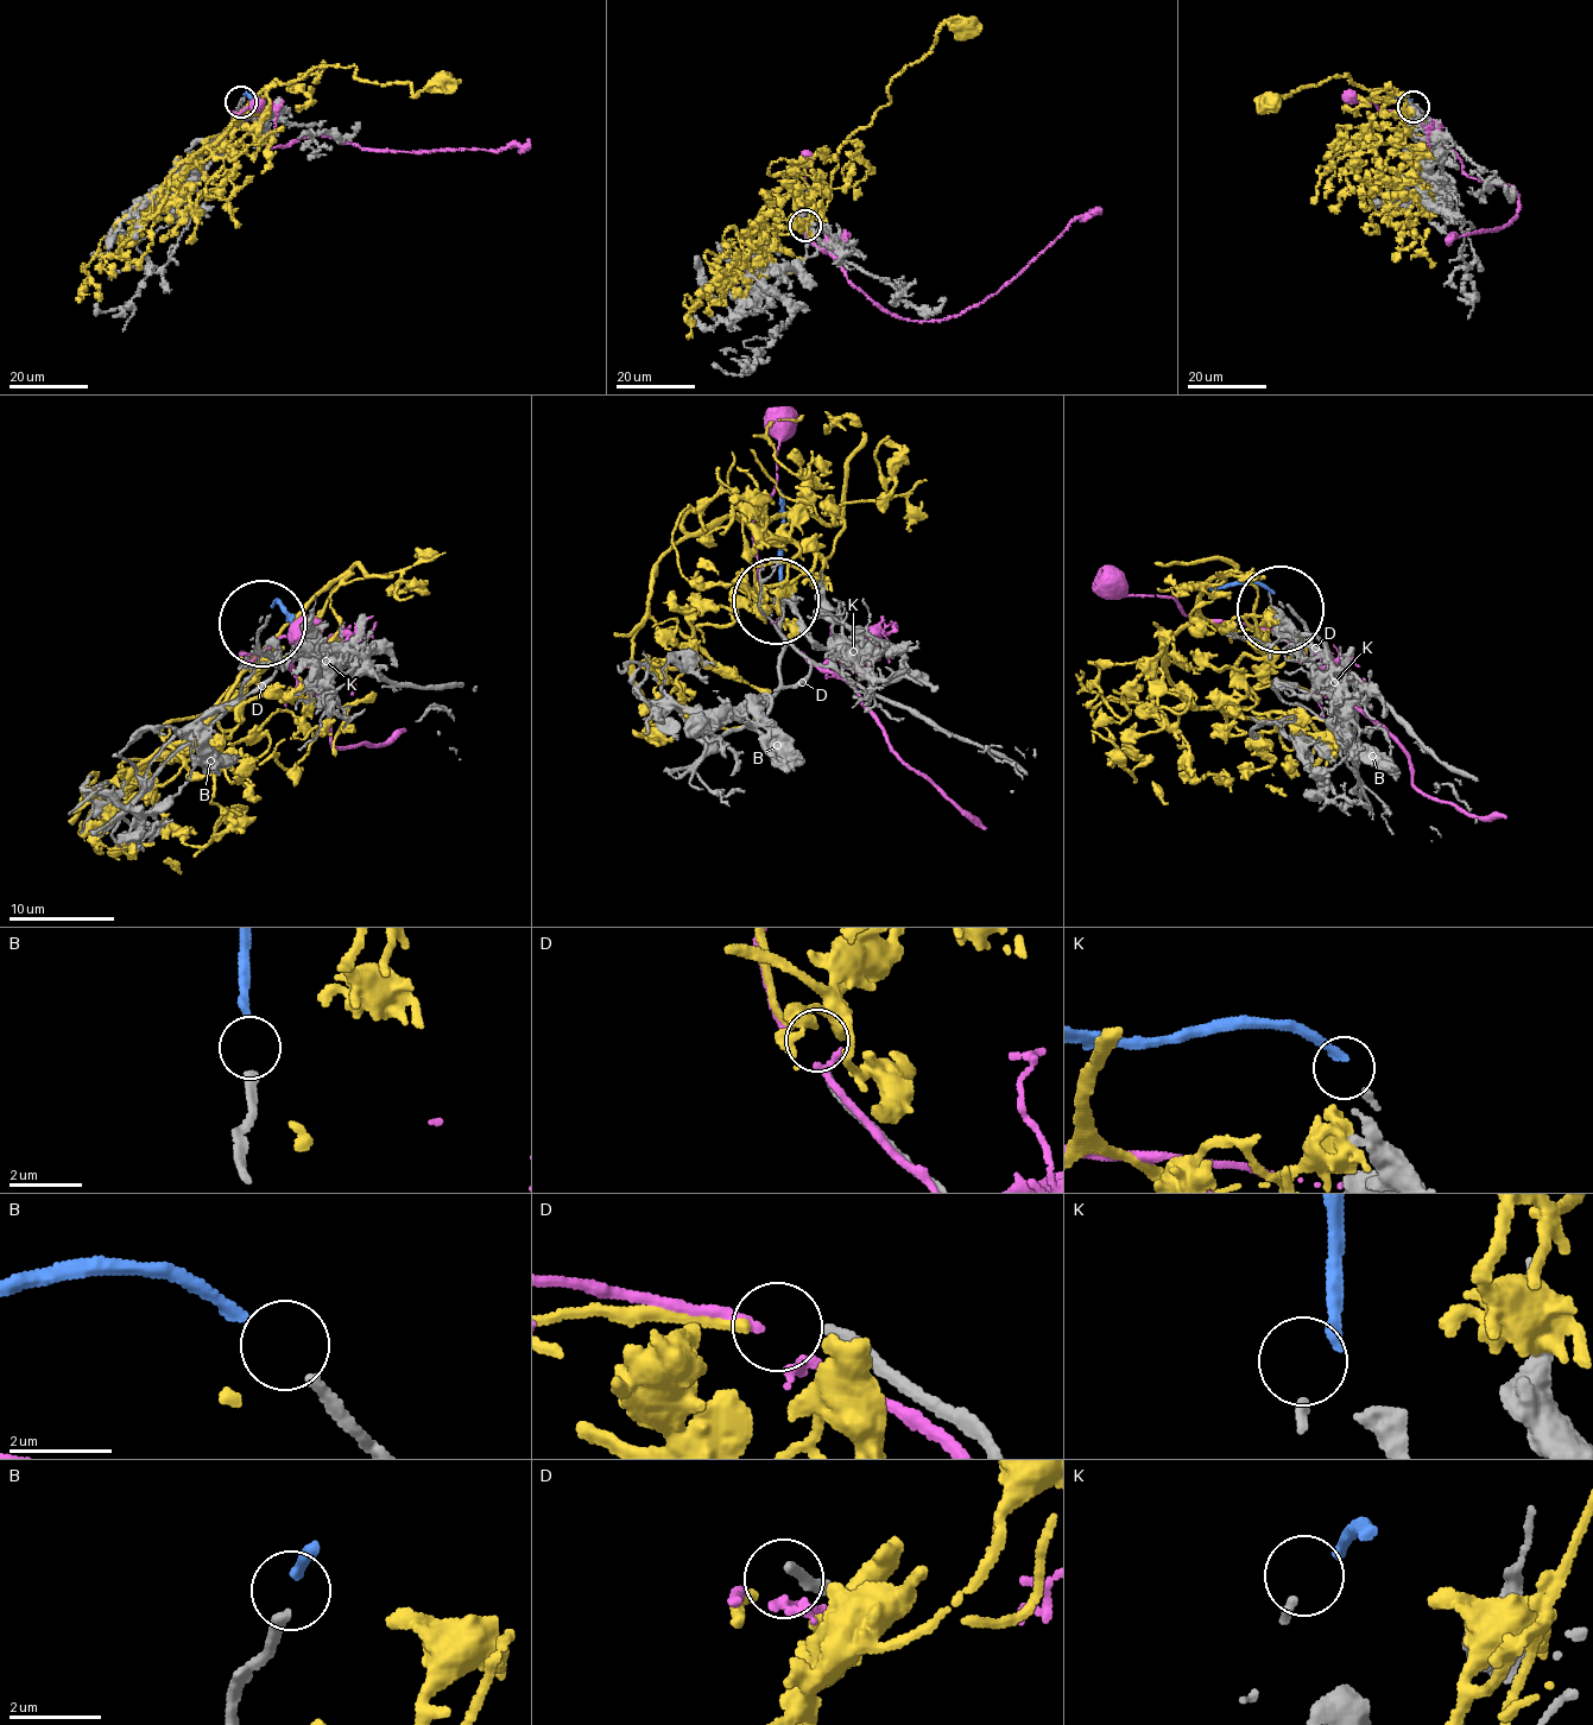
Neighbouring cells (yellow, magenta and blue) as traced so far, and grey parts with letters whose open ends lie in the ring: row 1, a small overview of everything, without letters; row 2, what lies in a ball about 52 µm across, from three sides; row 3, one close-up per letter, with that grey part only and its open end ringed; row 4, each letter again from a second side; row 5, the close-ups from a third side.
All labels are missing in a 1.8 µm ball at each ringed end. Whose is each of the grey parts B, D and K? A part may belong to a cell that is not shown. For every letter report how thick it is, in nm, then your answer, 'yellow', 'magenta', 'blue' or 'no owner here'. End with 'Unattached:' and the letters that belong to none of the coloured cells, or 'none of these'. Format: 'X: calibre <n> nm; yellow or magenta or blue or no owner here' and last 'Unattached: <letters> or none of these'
B: calibre 240 nm; blue
D: calibre 180 nm; yellow
K: calibre 150 nm; no owner here
Unattached: K

